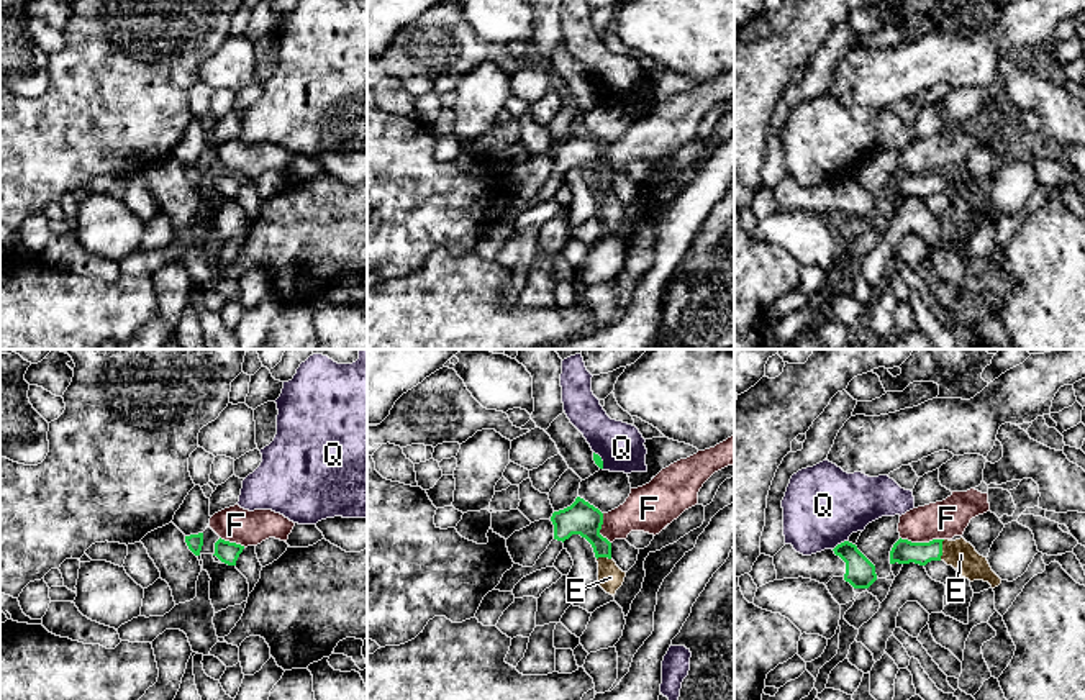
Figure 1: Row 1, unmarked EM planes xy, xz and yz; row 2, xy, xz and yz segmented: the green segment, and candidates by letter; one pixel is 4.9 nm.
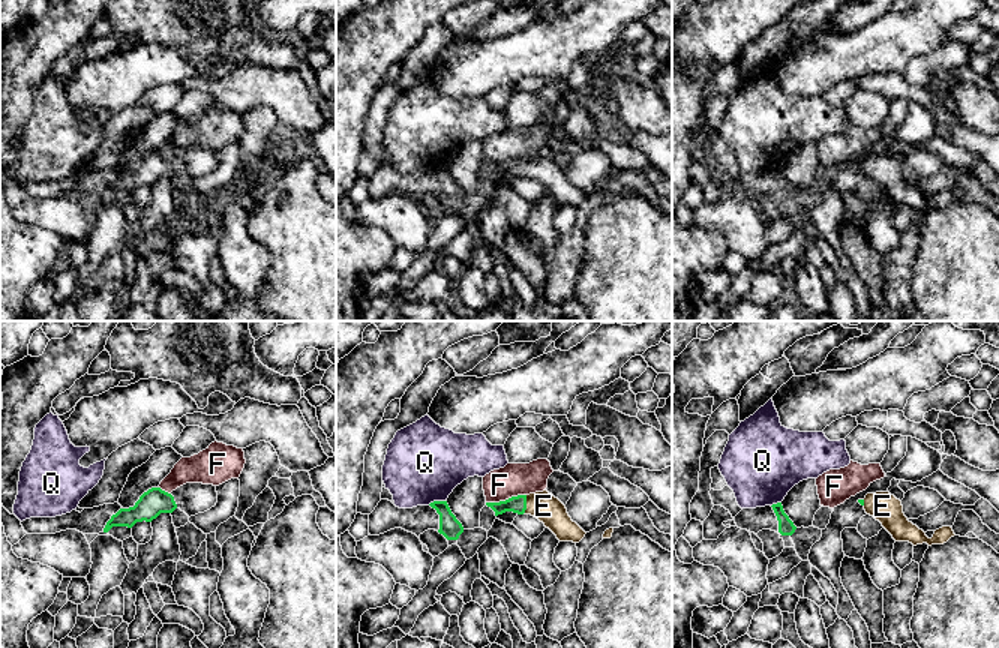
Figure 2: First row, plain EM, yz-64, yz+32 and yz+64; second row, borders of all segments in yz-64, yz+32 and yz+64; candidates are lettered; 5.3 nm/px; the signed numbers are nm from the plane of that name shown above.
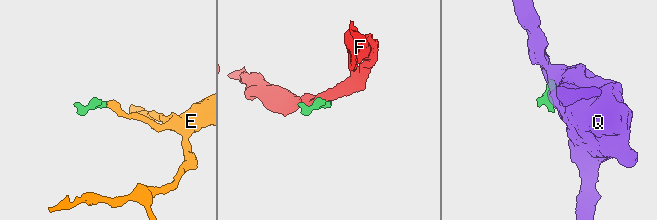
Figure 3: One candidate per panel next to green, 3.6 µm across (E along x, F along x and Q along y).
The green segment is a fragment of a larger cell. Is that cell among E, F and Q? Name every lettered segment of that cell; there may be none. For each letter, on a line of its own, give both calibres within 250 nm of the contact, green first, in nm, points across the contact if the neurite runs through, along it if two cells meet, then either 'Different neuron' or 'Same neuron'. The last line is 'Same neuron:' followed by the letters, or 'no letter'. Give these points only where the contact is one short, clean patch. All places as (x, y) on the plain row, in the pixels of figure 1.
E: Thickness 120 nm (green) against 140 nm. Path across: yz (903, 184), (941, 182), (961, 187). Same neuron
F: Thickness 120 nm (green) against 190 nm. Boundary: yz (900, 169), (910, 174), (943, 172). Different neuron
Q: Thickness 140 nm (green) against 400 nm. Boundary: yz (848, 172), (833, 182). Different neuron
Same neuron: E

